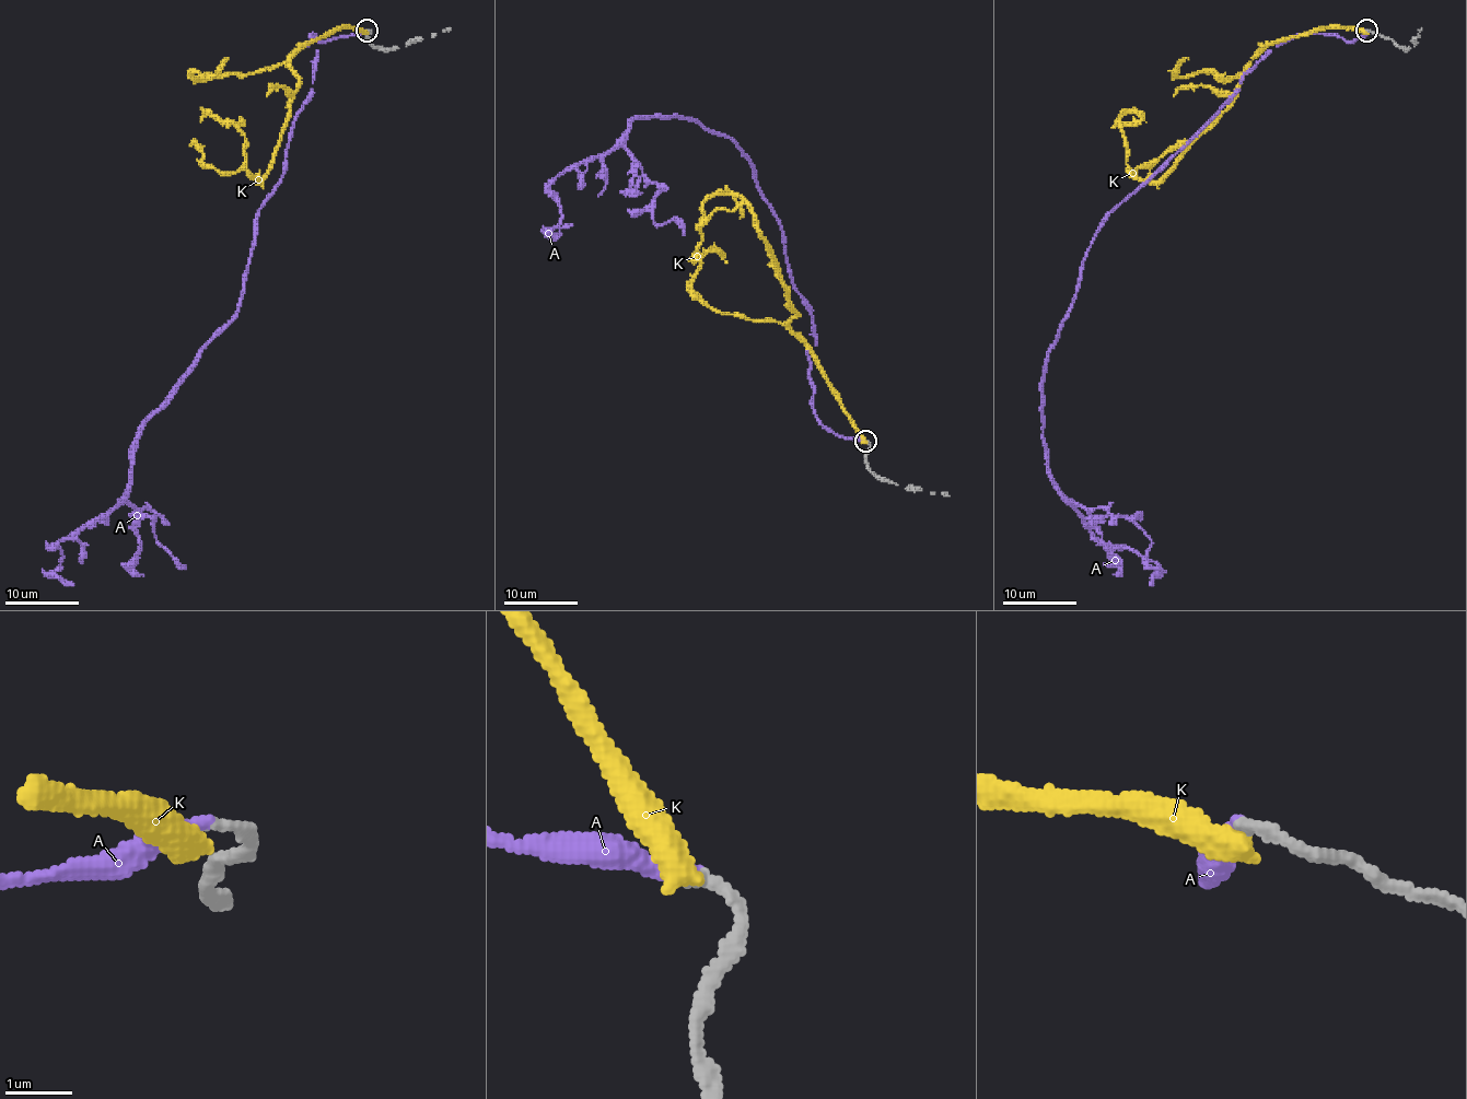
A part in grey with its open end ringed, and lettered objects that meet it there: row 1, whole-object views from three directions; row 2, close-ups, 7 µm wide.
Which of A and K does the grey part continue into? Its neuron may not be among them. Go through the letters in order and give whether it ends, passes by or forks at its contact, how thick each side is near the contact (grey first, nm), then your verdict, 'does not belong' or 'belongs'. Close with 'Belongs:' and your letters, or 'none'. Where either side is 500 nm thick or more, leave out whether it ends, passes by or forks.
A: it ends there; 150 nm thick on the grey side, 240 nm on the other; belongs
K: it ends there; 150 nm thick on the grey side, 460 nm on the other; does not belong
Belongs: A

